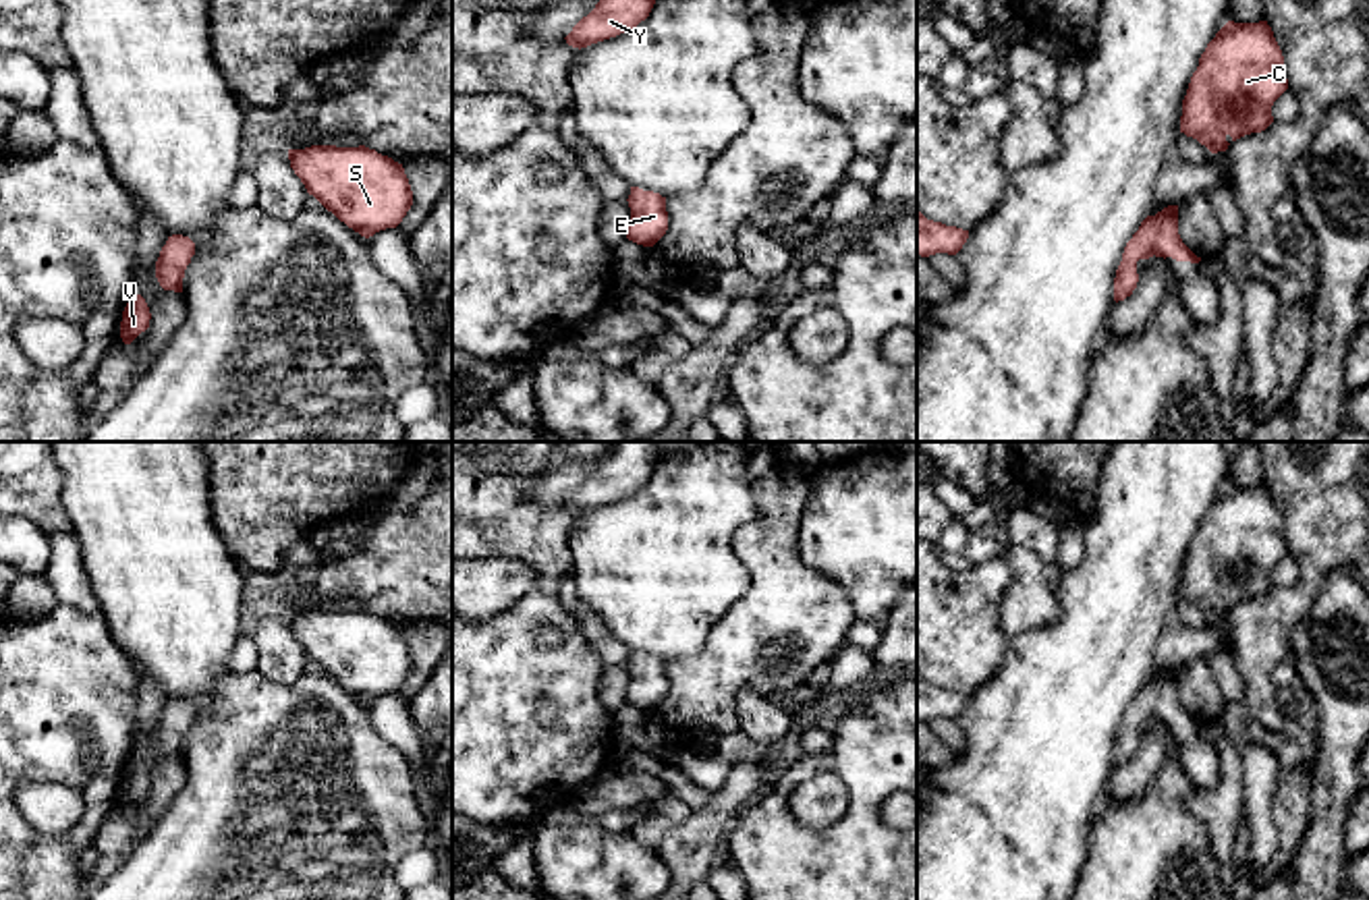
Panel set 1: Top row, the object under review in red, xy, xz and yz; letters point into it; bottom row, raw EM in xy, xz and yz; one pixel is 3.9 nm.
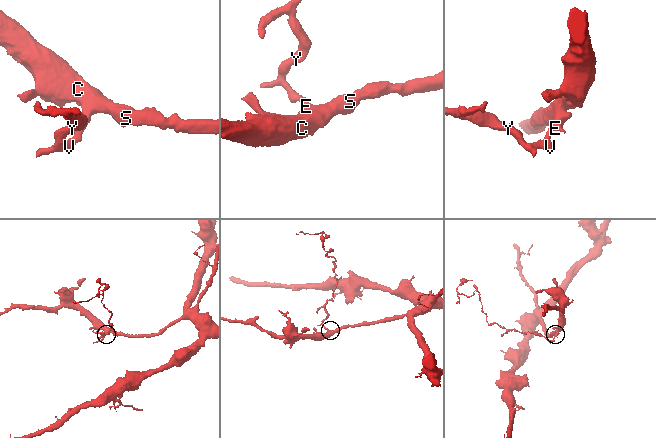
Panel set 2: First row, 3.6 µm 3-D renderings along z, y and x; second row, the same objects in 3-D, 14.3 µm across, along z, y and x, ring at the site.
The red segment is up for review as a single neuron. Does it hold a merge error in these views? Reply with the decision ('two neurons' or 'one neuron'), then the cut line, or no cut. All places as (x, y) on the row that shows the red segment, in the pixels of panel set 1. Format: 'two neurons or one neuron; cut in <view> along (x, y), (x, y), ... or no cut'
one neuron; no cut

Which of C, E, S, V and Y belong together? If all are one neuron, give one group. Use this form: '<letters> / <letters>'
C E S V Y

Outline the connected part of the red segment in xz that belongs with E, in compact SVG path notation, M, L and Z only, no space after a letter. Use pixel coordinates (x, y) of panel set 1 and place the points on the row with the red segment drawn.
M631 187L626 201L631 207L626 238L643 247L653 247L668 230L666 197Z

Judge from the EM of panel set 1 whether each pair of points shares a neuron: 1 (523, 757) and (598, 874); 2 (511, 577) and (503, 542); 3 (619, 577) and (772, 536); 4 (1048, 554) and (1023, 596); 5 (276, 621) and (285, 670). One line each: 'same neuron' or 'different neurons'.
1: different neurons
2: different neurons
3: different neurons
4: different neurons
5: same neuron

